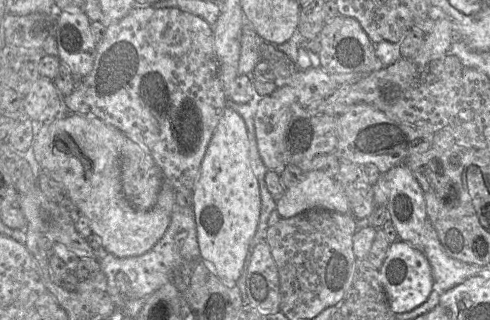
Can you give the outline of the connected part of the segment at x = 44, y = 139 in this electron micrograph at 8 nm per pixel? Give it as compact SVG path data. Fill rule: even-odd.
M69 114L66 118L55 118L47 123L33 123L33 132L31 149L39 166L65 186L81 215L88 219L92 233L100 237L104 251L119 258L141 256L159 242L170 224L176 205L174 189L164 180L156 204L150 210L141 211L130 204L121 182L120 152L125 136L120 131L94 116Z

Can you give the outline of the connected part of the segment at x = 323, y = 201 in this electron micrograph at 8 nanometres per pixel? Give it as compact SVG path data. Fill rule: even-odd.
M323 170L306 173L295 187L286 189L276 201L276 211L282 218L291 218L308 210L351 213L349 201L337 180Z

